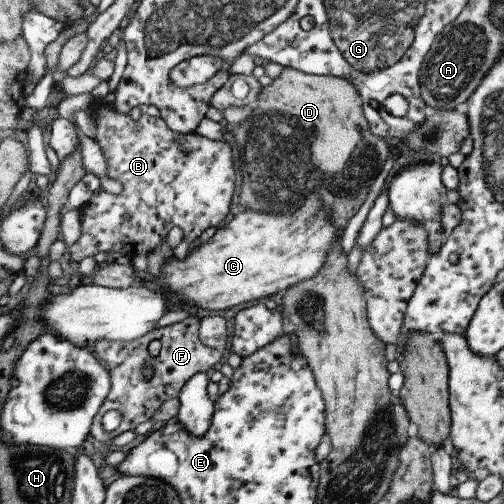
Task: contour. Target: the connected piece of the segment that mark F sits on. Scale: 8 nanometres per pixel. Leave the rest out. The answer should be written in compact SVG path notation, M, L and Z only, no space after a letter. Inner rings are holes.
M187 317L181 322L152 329L143 337L131 341L99 340L94 343L94 355L106 367L111 378L111 387L103 405L99 408L100 415L94 417L91 435L104 443L126 430L134 430L138 424L148 422L162 403L179 396L184 383L196 373L207 373L220 365L226 352L207 347L199 337L199 318ZM152 340L160 340L161 350L158 356L148 353L148 344ZM153 368L151 377L145 377L145 369ZM108 410L118 410L121 423L111 432L102 427L102 414Z

